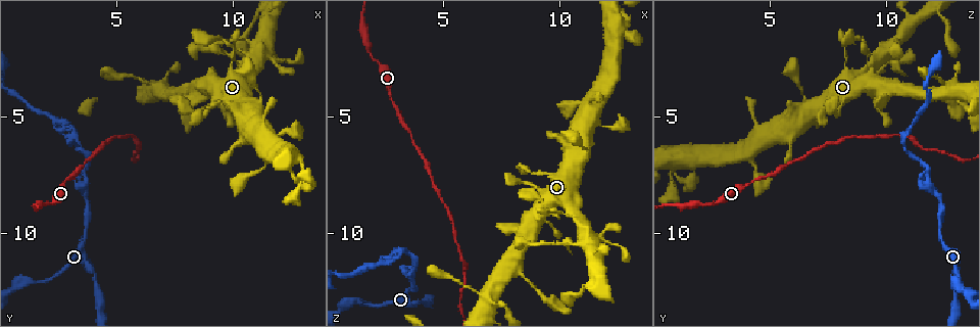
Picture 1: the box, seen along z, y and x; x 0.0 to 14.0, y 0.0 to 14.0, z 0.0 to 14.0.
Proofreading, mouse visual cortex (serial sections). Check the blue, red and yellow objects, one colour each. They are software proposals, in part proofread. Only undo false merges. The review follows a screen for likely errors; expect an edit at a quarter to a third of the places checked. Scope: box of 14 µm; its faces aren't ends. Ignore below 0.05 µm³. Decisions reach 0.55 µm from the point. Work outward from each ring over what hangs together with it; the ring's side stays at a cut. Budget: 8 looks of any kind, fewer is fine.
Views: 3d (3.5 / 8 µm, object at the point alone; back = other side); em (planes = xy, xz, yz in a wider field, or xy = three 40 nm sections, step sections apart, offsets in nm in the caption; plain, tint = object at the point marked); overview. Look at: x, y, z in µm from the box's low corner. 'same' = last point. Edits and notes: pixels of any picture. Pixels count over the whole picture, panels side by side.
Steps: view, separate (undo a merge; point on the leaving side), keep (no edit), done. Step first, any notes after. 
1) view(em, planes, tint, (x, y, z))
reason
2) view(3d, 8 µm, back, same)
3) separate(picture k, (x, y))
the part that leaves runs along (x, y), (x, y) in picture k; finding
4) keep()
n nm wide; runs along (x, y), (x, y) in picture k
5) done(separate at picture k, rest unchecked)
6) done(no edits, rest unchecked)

view(em, xy, step 3, tint, (11.9, 2.8, 10.0))
a narrow waist

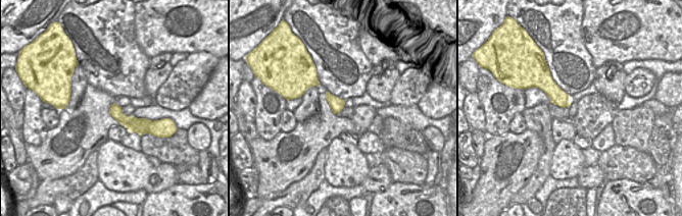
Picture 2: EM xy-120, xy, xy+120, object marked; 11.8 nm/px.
view(3d, 3.5 µm, same)

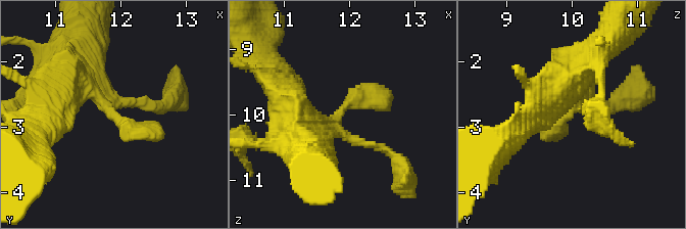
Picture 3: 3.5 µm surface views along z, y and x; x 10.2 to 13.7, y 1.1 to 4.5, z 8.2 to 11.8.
keep()
runs along (112, 109), (134, 124), (155, 122) in picture 2; continuous, no second cell

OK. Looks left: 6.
view(3d, 3.5 µm, (3.6, 8.0, 11.9))
arms part here

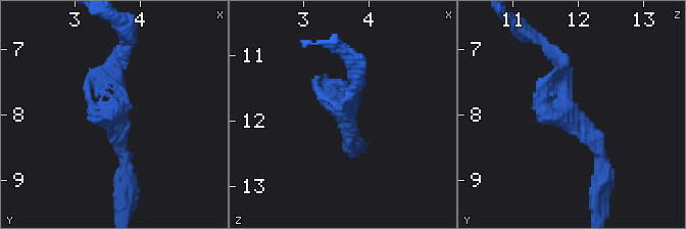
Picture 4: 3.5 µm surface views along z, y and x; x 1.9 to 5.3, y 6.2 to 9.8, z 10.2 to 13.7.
view(em, xy, step 1, tint, (3.70, 8.00, 11.85))

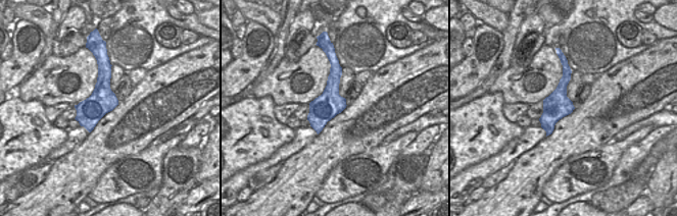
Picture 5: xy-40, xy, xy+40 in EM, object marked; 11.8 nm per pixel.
keep()
runs along (605, 170), (550, 54) in picture 4; all the same cell

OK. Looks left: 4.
view(3d, 8 µm, (3.9, 11.9, 12.9))
narrows sharply

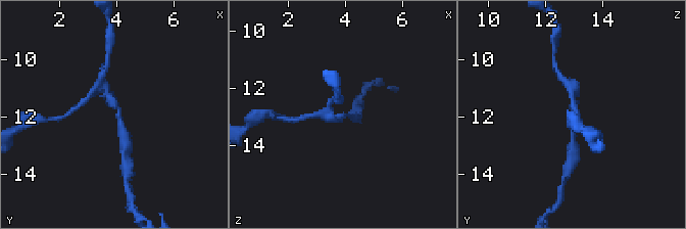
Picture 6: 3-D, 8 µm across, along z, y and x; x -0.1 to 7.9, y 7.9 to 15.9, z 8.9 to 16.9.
view(em, xy, step 2, tint, (4.0, 11.9, 13.0))
arms of 150, 200 nm; shape alone is not enough

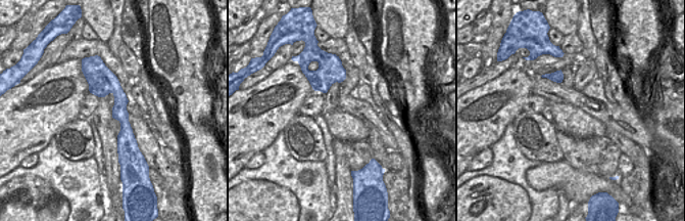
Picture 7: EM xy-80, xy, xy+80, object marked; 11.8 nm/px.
keep()
runs along (105, 70), (119, 95), (121, 156) in picture 7; continuous, no second cell

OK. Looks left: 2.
done(no edits, rest unchecked)

